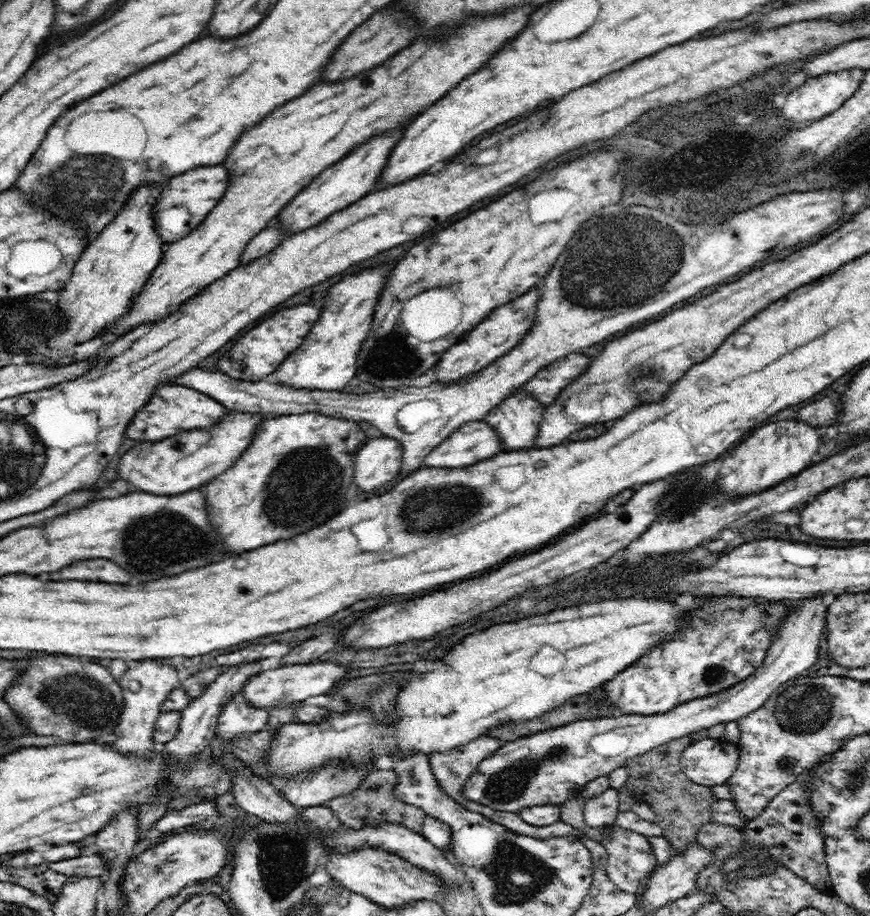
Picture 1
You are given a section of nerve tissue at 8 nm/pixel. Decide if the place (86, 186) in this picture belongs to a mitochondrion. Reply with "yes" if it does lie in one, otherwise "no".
yes

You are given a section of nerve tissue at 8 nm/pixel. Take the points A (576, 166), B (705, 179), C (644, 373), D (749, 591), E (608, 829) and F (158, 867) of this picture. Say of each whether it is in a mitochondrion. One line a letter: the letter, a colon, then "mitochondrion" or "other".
A: other
B: mitochondrion
C: mitochondrion
D: other
E: other
F: mitochondrion

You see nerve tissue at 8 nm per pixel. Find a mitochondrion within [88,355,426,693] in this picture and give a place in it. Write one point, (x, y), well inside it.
(177, 540)

